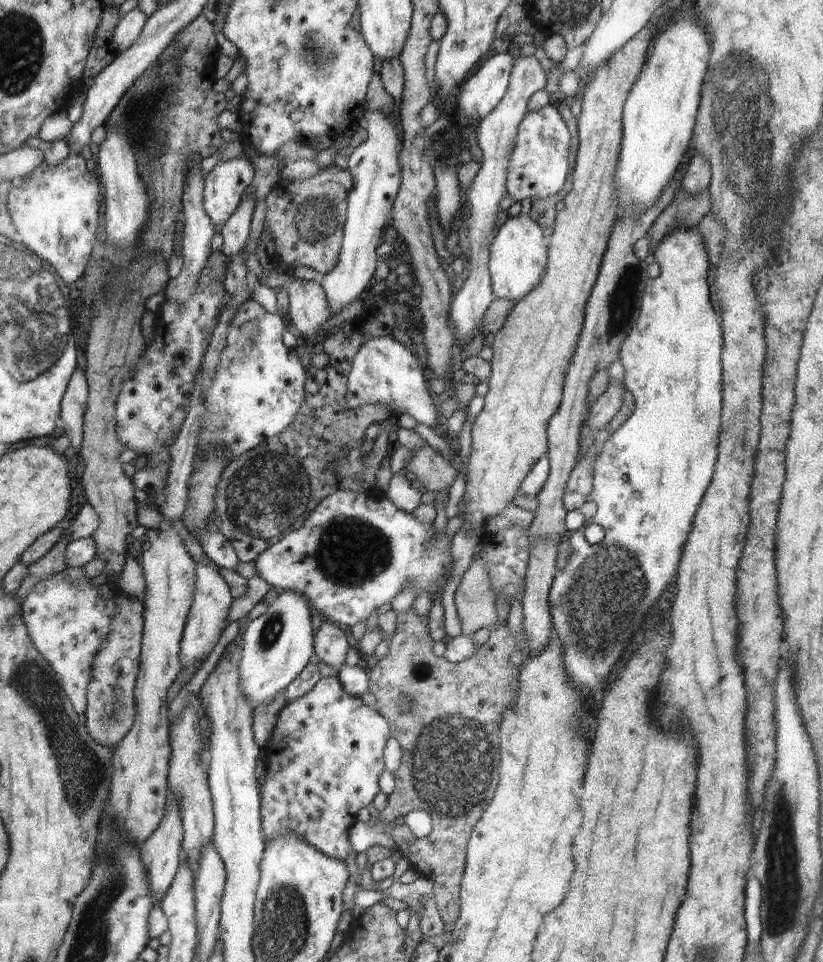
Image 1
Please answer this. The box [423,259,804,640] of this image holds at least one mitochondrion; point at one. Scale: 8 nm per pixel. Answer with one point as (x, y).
(622, 305)

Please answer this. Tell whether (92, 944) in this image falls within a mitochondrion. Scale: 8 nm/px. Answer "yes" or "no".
yes

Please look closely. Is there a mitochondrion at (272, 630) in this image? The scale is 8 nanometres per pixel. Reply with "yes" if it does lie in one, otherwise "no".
yes

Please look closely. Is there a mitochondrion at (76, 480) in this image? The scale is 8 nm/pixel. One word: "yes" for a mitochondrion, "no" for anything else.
no

